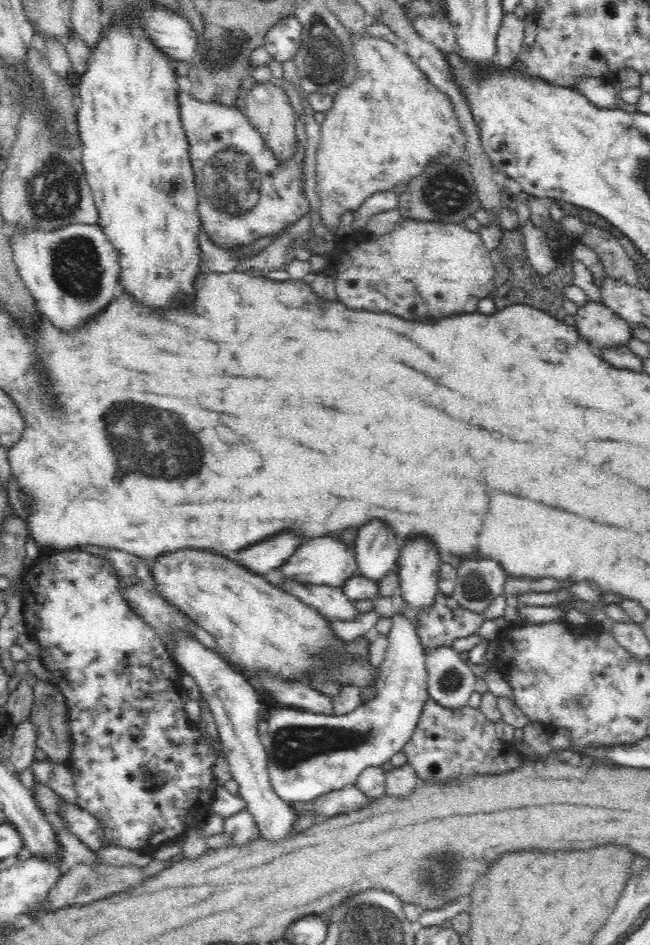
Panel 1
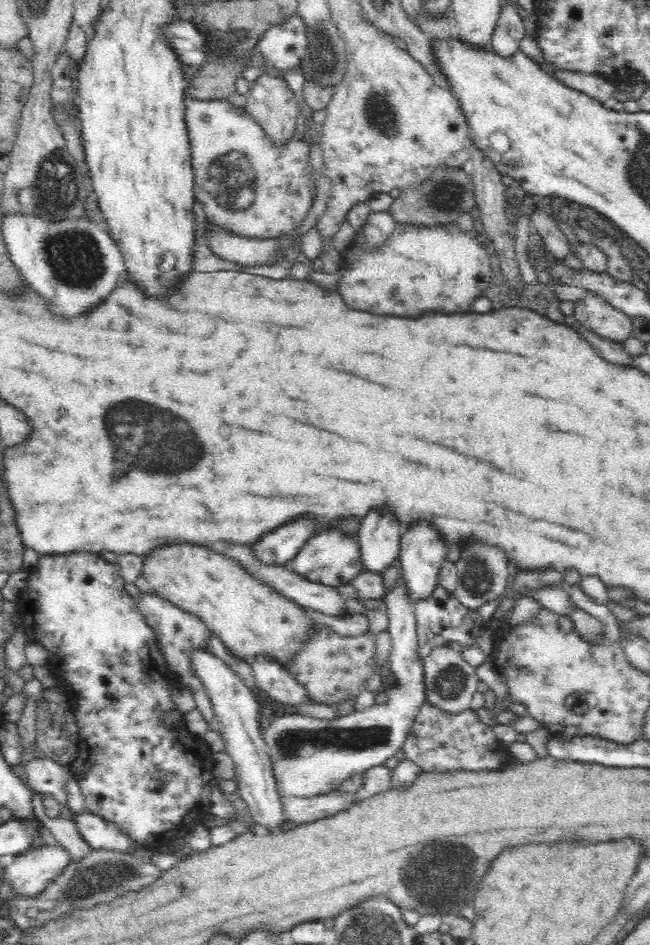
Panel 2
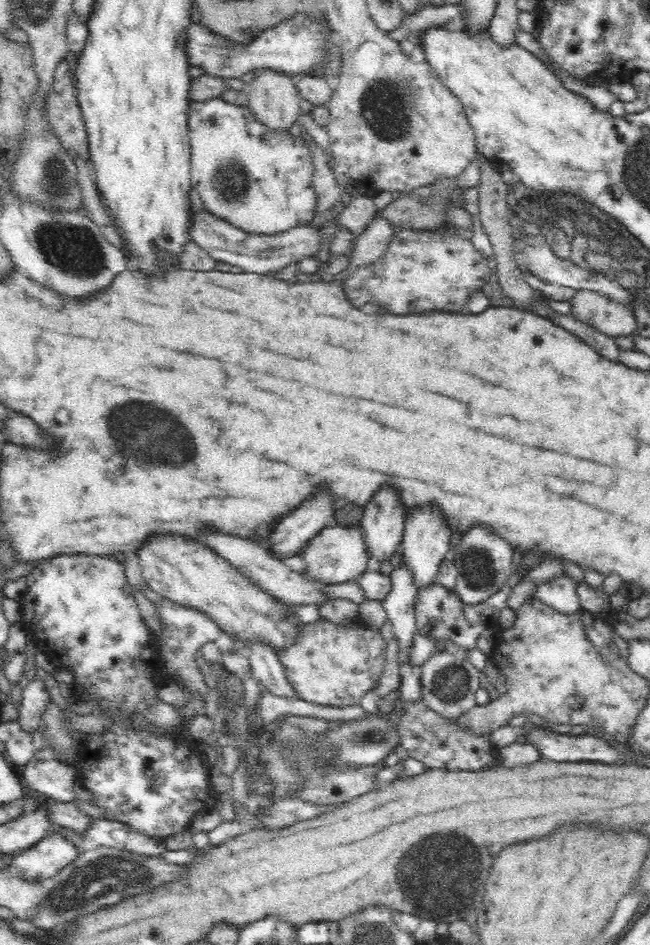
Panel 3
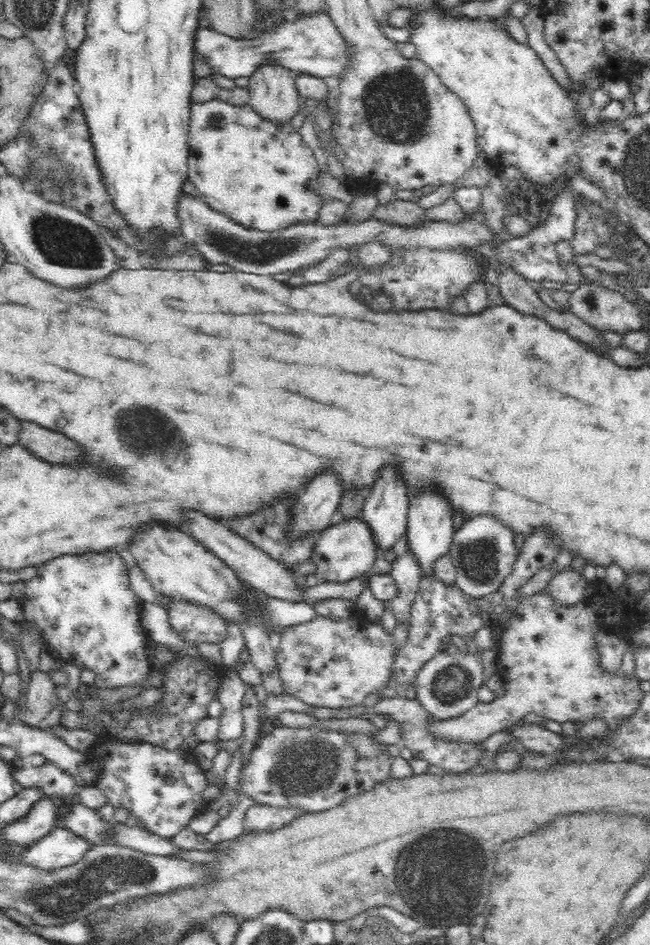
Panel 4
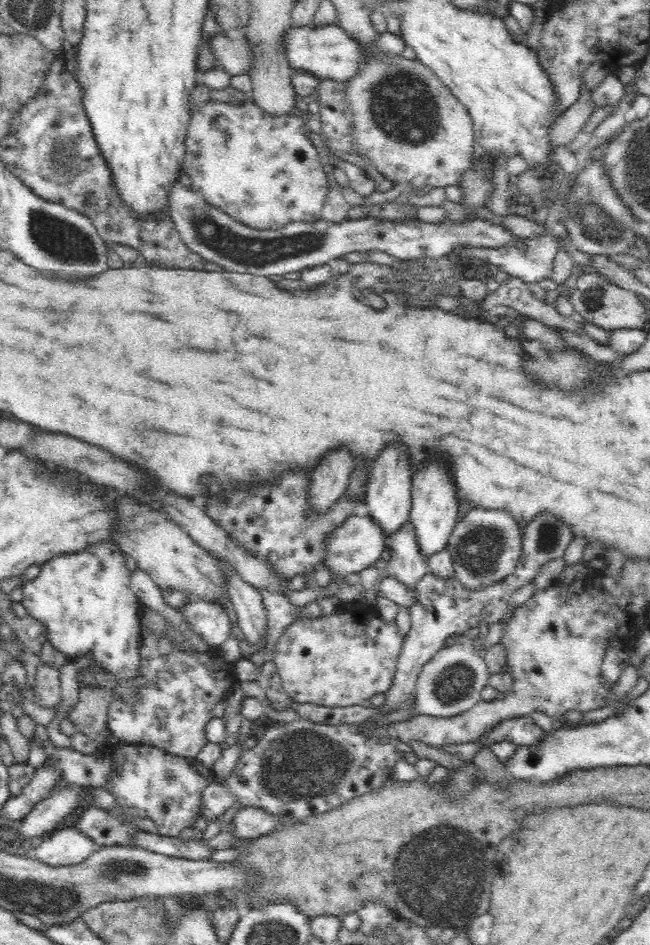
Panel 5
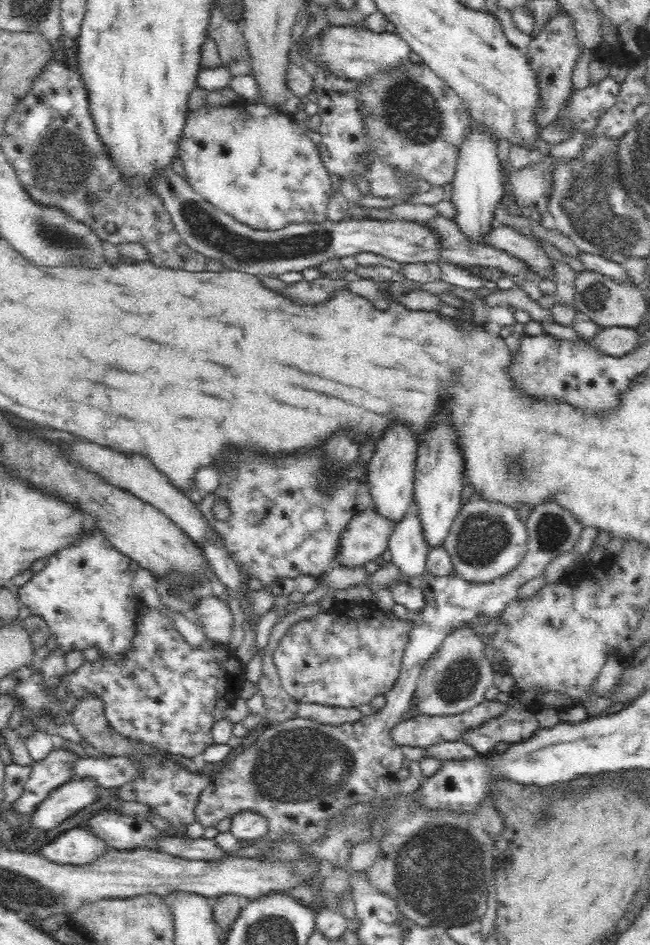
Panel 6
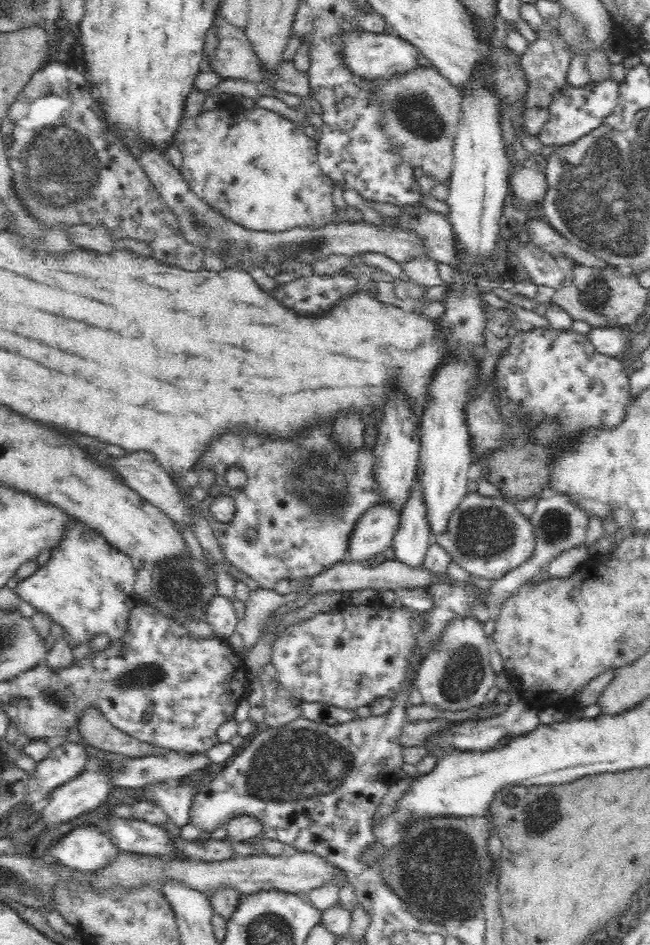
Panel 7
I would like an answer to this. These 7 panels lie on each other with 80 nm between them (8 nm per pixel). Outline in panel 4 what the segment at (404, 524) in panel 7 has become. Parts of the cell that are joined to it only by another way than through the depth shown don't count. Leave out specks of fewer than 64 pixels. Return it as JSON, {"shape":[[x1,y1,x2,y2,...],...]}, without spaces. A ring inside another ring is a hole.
{"shape":[[408,539,404,542,404,550,398,552,396,560,392,562,392,570,389,572,400,587,400,598,391,602,398,620,408,621,408,607,414,601,423,573,424,569,420,565,420,561,416,559,412,545,410,545,410,539]]}

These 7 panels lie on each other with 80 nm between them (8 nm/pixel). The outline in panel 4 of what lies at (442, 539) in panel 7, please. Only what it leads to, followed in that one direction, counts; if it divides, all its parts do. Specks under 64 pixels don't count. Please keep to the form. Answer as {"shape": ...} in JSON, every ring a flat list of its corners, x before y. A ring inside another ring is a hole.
{"shape":[[476,514,454,532,449,554,456,570,455,583,470,597,480,598,494,593,514,570,520,551,508,522,494,514]]}

